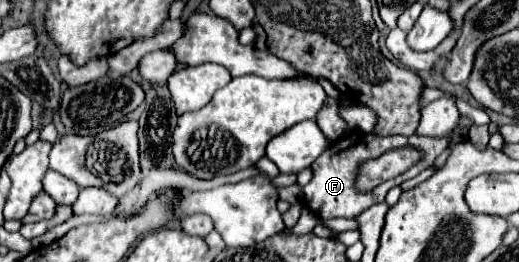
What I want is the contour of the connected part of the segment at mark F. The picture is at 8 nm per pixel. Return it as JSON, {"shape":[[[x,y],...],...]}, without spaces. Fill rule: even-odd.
{"shape":[[[351,131],[349,135],[345,135],[343,139],[335,141],[311,167],[313,167],[313,179],[303,187],[303,205],[309,207],[315,215],[319,215],[321,219],[335,219],[335,217],[345,217],[345,219],[355,219],[359,213],[363,213],[365,209],[369,209],[375,203],[385,201],[385,195],[391,187],[401,185],[407,179],[413,179],[415,175],[419,175],[423,169],[431,167],[437,159],[437,155],[447,147],[447,139],[429,139],[429,137],[403,137],[403,135],[393,135],[393,137],[375,137],[371,133],[359,133],[359,131]],[[401,147],[413,147],[419,149],[423,153],[423,157],[409,167],[405,173],[383,181],[381,185],[377,185],[371,191],[359,191],[355,189],[355,179],[357,179],[357,171],[359,165],[369,161],[369,159],[377,159],[383,153],[387,153],[389,149],[401,149]]]}

